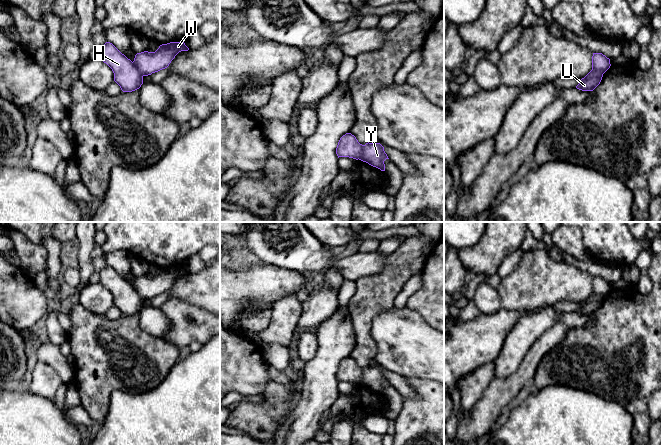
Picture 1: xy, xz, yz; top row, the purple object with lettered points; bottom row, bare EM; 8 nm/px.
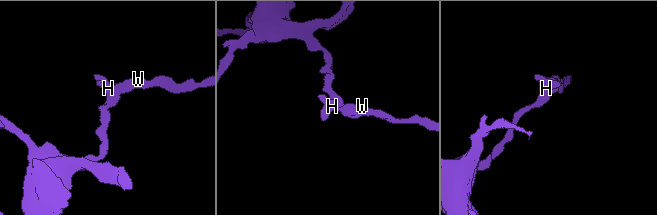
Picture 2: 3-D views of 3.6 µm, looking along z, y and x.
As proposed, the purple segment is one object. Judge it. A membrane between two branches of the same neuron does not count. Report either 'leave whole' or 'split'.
split

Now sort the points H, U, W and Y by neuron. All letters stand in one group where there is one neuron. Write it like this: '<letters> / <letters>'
H U / W Y

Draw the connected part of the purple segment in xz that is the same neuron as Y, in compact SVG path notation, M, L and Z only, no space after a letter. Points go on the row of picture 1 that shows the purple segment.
M366 143L363 145L362 154L359 160L369 165L385 171L384 161L389 159L384 151L384 147L380 143Z

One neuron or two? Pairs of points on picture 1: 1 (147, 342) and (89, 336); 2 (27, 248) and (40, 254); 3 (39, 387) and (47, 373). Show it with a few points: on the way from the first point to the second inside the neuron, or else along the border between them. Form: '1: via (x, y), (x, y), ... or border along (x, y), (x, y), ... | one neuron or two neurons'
1: via (133, 342), (109, 342), (103, 340) | one neuron
2: via (30, 251), (33, 254), (37, 254) | one neuron
3: via (42, 384), (45, 381), (45, 376) | one neuron

